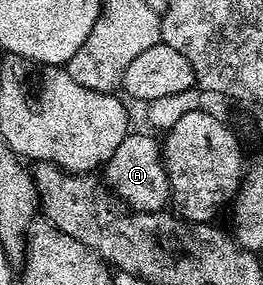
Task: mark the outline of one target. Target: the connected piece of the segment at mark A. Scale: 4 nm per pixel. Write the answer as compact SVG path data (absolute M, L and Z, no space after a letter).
M129 132L126 140L118 144L114 156L102 167L102 178L107 187L129 211L138 213L158 213L167 211L170 206L172 189L168 173L164 167L161 143L155 133L136 134Z

